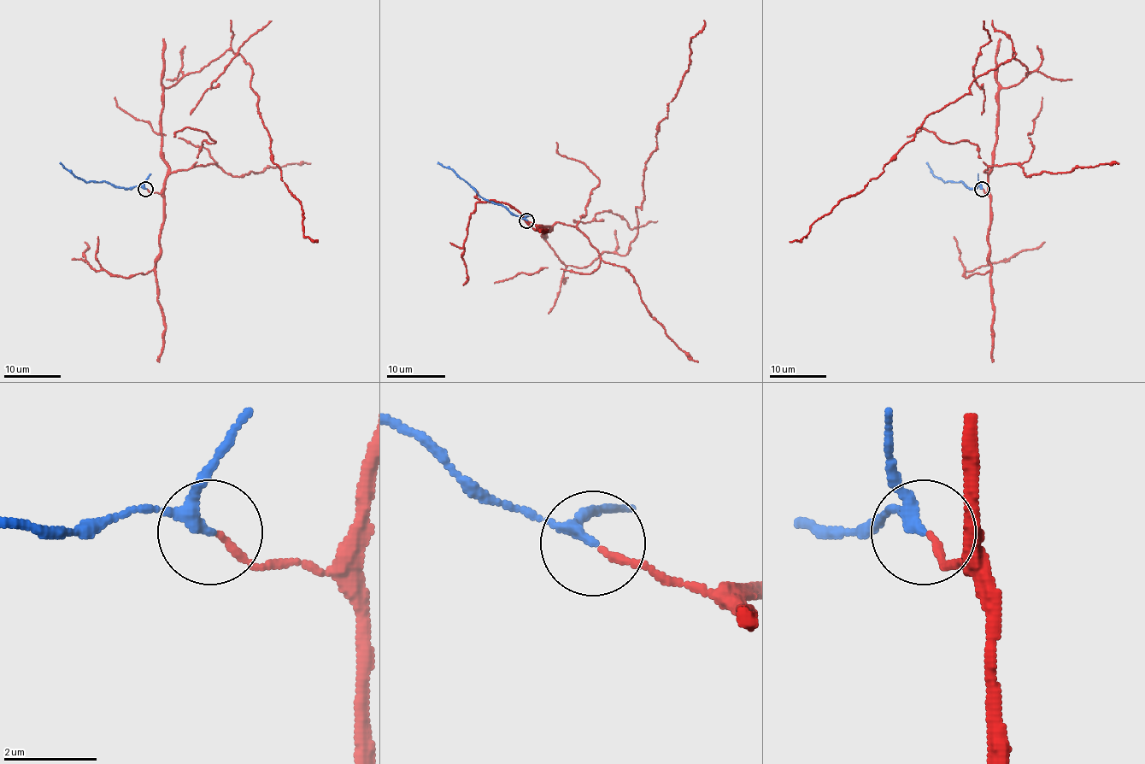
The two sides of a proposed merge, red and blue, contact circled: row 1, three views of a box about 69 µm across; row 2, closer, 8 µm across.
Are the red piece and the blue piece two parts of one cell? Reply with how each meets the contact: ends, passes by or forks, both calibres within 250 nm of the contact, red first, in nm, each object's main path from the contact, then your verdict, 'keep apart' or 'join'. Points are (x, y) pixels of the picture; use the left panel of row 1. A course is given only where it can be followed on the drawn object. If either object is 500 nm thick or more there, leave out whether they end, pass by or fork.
red ends | blue passes by | 130/200 nm | red via (146, 189), (159, 193), (167, 173), (163, 90), (238, 52), (252, 69), (271, 159), (316, 242) | blue via (146, 189), (133, 186), (125, 189), (103, 182), (85, 182), (70, 173), (61, 161) | join

